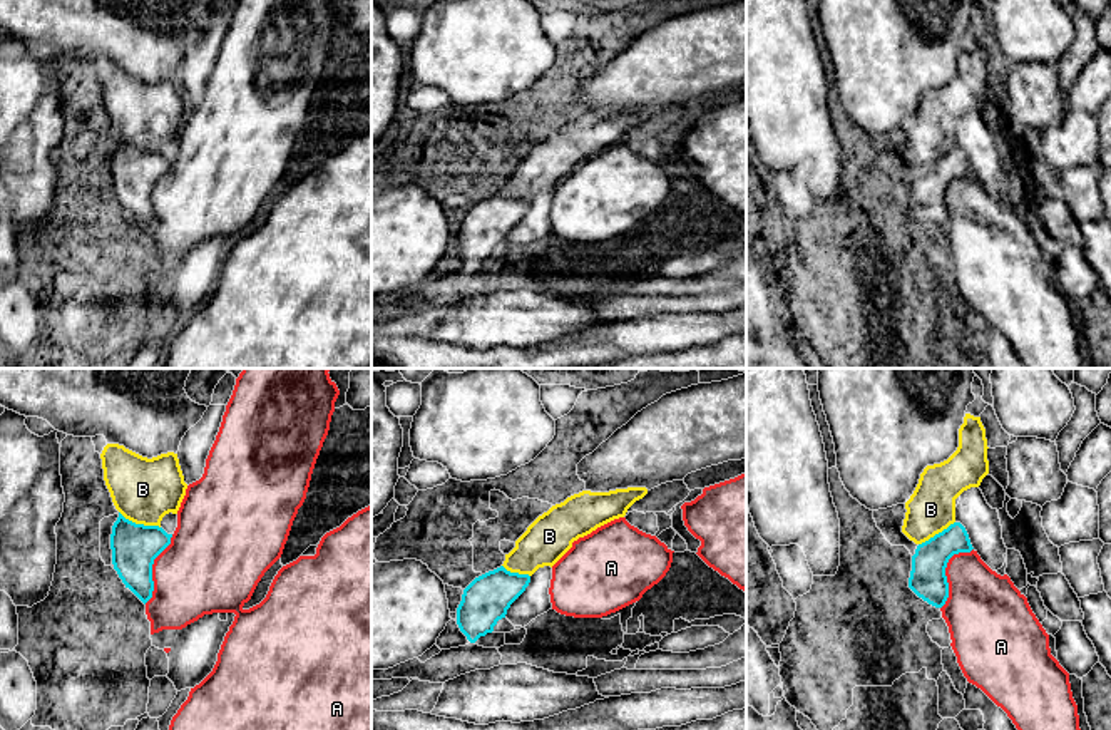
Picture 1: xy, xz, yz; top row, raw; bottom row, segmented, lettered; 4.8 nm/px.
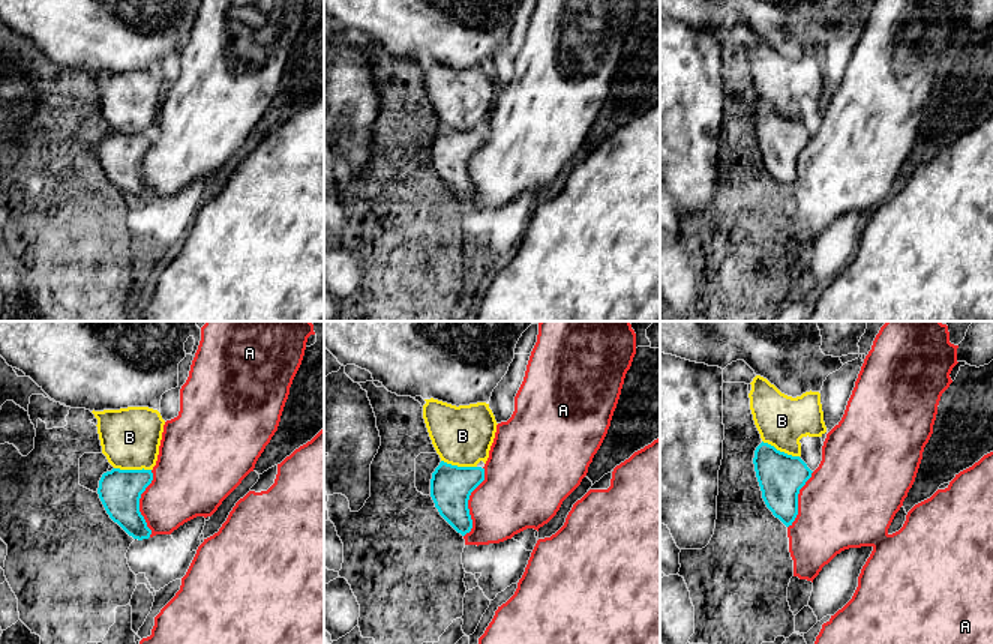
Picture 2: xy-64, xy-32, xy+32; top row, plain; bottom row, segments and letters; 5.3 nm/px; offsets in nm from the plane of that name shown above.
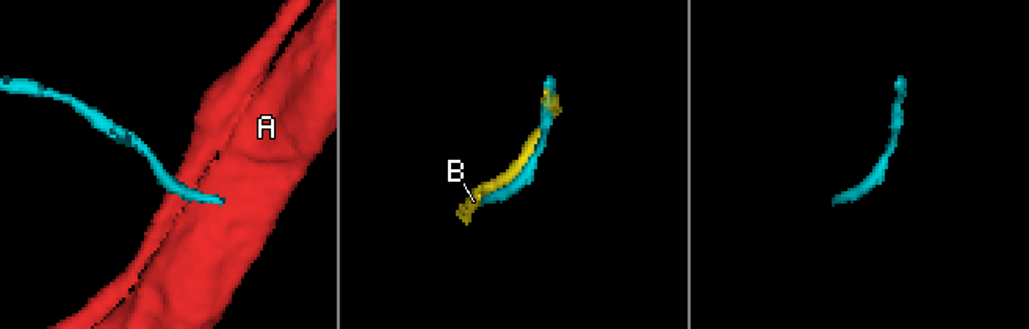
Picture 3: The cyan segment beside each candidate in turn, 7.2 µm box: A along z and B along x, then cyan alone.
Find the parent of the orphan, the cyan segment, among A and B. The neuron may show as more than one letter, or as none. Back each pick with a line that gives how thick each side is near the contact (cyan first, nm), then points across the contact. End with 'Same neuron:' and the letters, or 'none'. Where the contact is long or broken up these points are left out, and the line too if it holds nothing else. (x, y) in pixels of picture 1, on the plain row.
B: Thickness 220 nm (cyan) against 300 nm
Same neuron: B

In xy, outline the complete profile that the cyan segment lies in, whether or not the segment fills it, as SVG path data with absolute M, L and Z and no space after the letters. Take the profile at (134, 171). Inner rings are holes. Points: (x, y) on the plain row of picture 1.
M120 137L112 151L112 189L119 203L144 229L152 223L154 184L171 169L172 159L159 151L136 149Z

